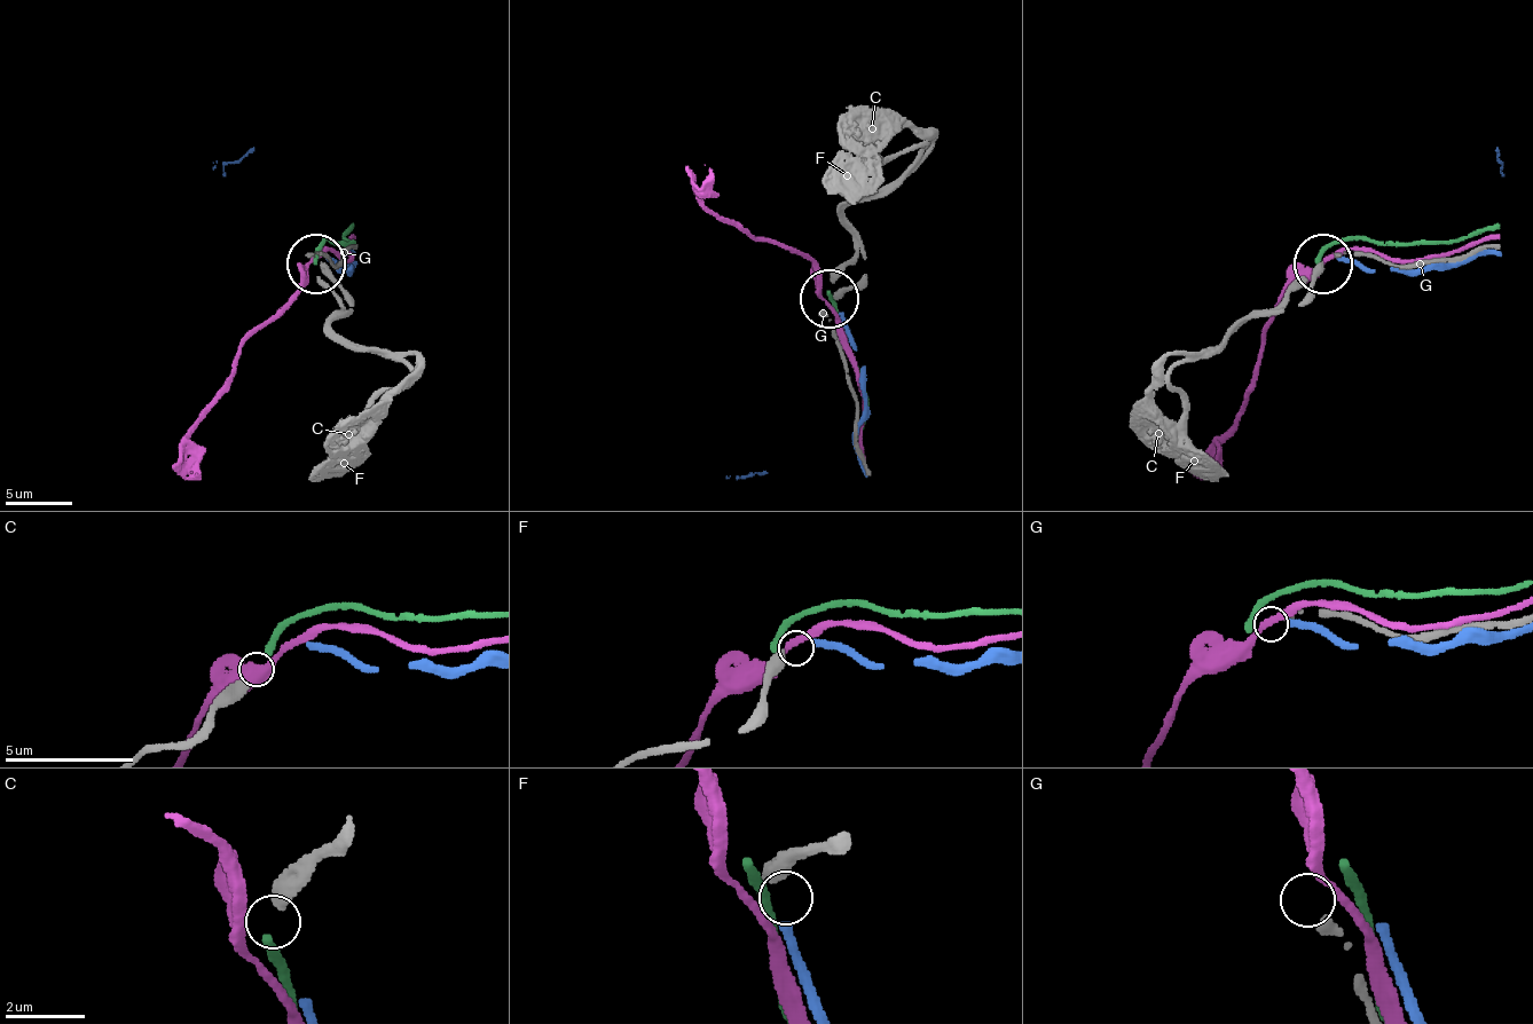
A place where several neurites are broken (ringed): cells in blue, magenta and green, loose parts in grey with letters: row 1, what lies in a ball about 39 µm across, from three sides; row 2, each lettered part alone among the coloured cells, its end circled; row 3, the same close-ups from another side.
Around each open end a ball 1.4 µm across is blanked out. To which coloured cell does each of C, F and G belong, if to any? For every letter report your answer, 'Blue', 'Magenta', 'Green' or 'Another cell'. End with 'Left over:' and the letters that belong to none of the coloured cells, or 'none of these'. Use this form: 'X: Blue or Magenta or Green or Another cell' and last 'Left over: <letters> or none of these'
C: Green
F: Blue
G: Another cell
Left over: G

